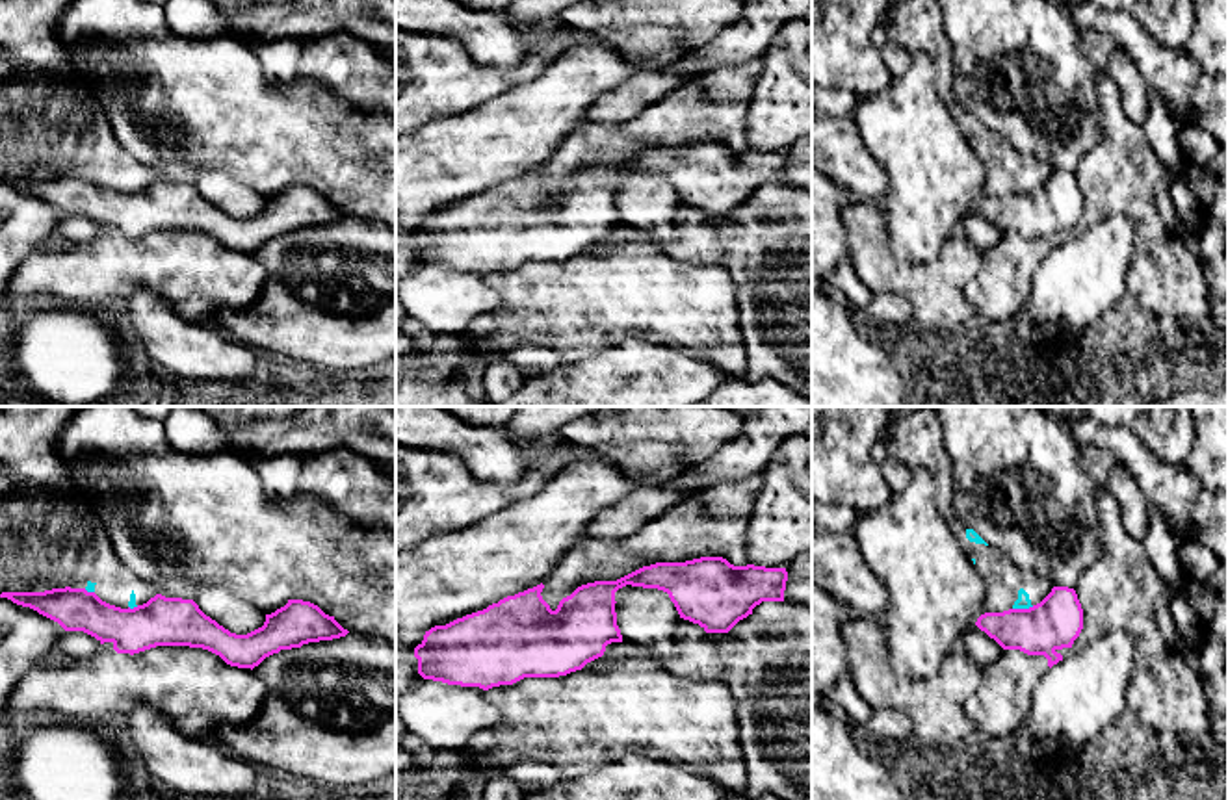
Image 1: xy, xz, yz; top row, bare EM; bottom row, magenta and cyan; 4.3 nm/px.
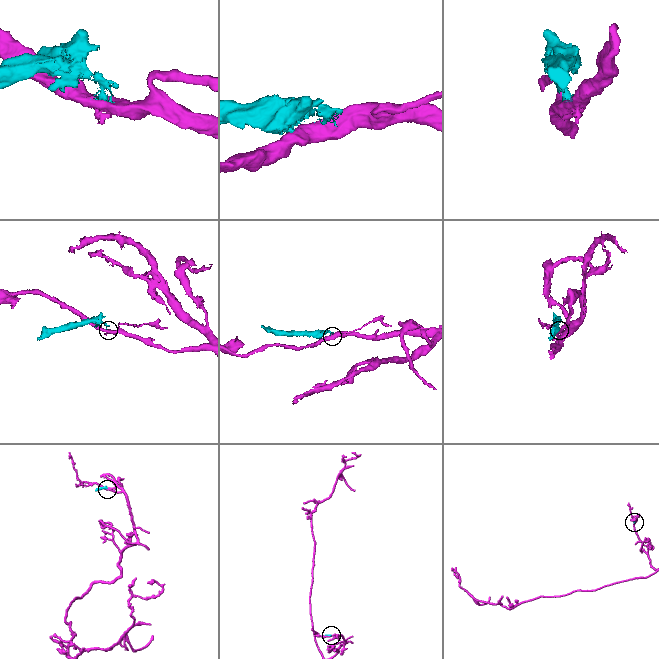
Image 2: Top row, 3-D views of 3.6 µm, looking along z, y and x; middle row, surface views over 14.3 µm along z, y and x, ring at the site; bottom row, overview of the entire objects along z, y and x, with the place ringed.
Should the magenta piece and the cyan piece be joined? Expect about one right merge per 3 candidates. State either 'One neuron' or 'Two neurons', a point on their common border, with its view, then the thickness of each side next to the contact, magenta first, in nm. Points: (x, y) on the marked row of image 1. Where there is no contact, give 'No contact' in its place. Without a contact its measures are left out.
Two neurons. Touches magenta at yz (1022, 609). Thickness 220 nm (magenta) against 60 nm

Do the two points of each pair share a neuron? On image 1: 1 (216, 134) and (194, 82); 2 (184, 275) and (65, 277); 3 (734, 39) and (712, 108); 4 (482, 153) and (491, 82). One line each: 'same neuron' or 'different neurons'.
1: same neuron
2: same neuron
3: different neurons
4: different neurons

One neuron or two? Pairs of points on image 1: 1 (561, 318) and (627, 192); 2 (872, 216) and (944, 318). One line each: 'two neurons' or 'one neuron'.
1: two neurons
2: one neuron

